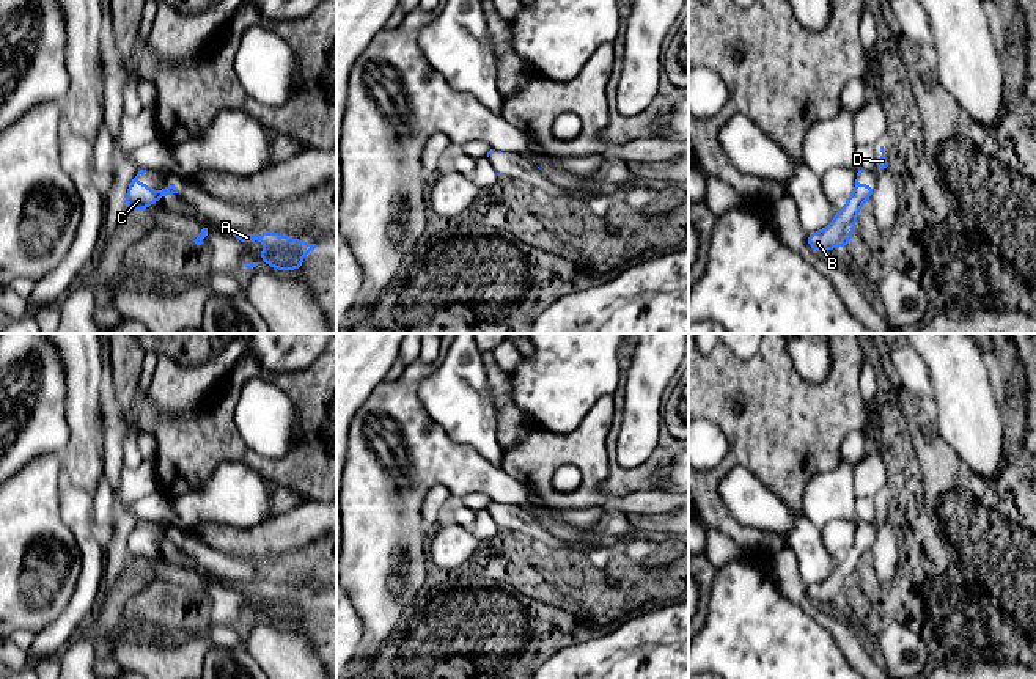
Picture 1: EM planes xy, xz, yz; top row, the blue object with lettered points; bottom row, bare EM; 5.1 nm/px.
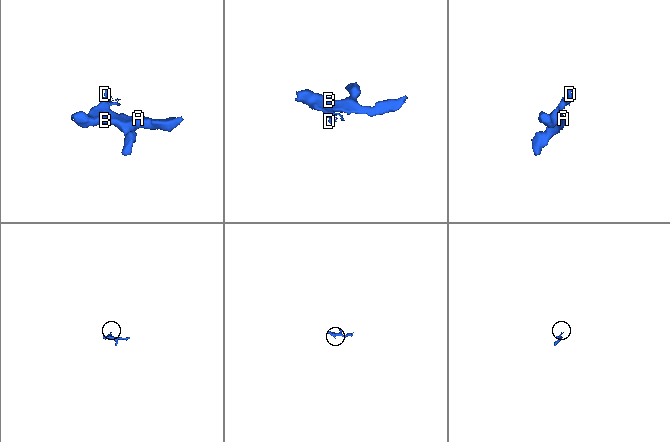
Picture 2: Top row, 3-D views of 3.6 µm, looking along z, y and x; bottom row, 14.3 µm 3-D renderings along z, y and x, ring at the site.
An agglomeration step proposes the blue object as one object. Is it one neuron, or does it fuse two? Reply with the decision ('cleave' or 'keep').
keep

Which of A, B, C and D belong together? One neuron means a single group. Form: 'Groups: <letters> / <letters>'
Groups: A B C D

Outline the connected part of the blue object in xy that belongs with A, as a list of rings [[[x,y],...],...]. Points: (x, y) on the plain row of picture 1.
[[[269,582],[261,588],[239,585],[233,585],[233,588],[241,594],[263,594],[266,599],[261,602],[259,610],[280,624],[286,621],[299,622],[303,618],[303,608],[318,599],[316,596],[291,591]]]

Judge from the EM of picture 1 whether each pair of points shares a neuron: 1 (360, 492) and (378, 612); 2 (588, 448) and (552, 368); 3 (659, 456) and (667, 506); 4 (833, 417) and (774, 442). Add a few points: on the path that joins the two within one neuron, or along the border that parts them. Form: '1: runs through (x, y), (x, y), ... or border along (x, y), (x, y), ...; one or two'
1: runs through (378, 522), (378, 582); one
2: border along (602, 396), (571, 431), (565, 434), (543, 433); two
3: border along (653, 488), (617, 497); two
4: runs through (819, 417), (799, 425), (788, 434); one

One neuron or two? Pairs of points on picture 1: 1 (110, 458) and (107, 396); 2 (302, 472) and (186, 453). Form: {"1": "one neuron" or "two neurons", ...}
{"1": "one neuron", "2": "one neuron"}

